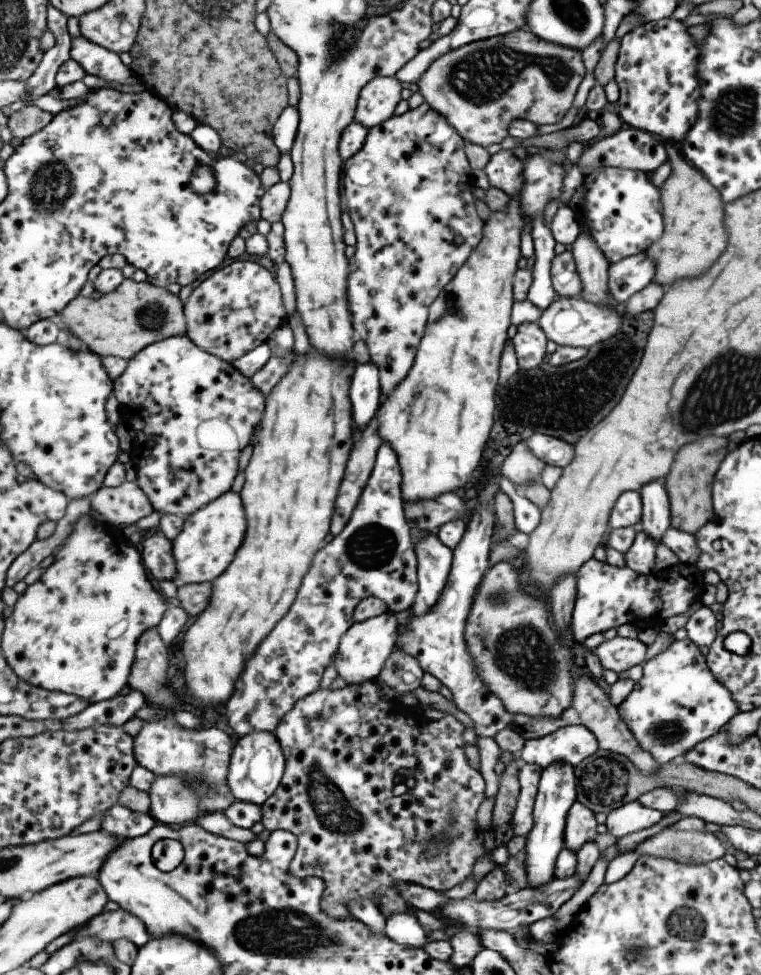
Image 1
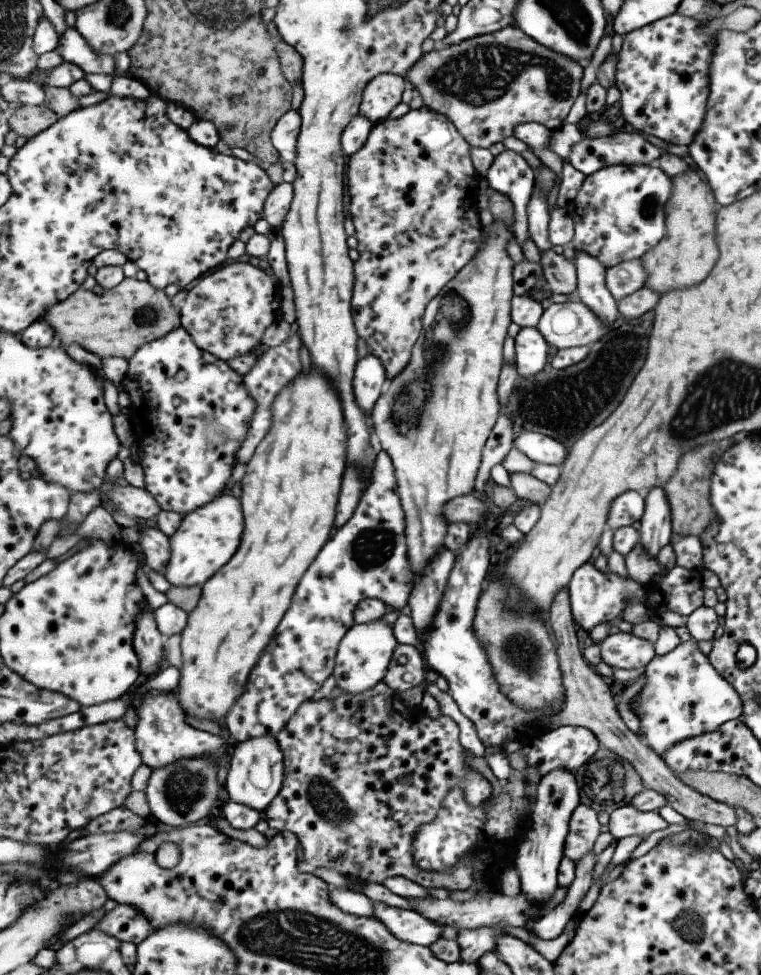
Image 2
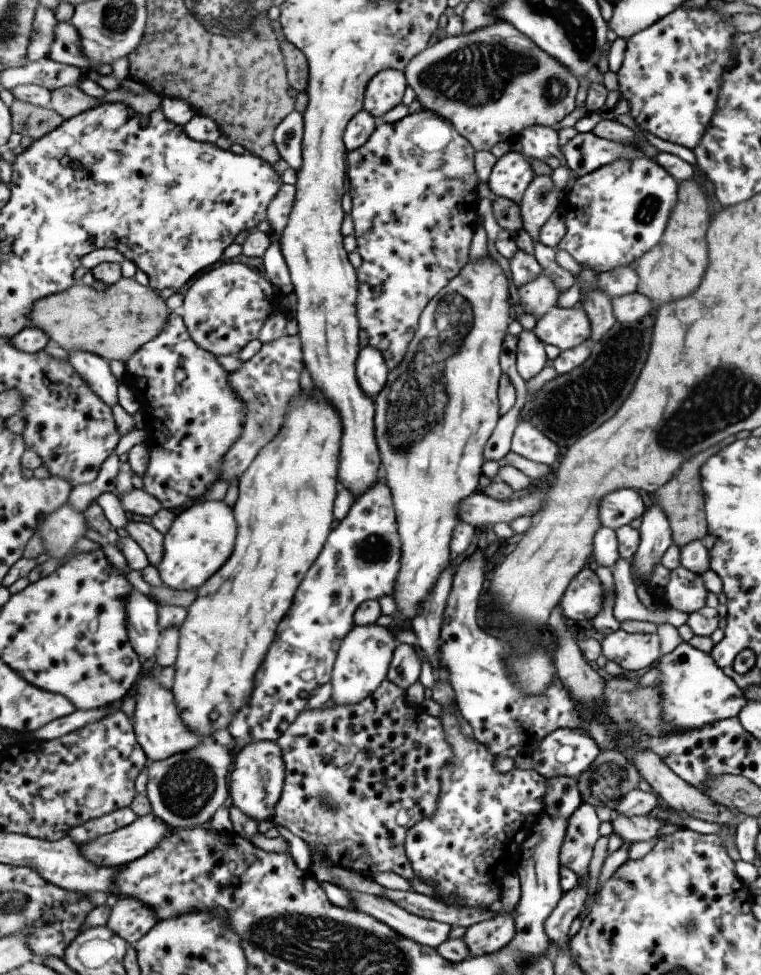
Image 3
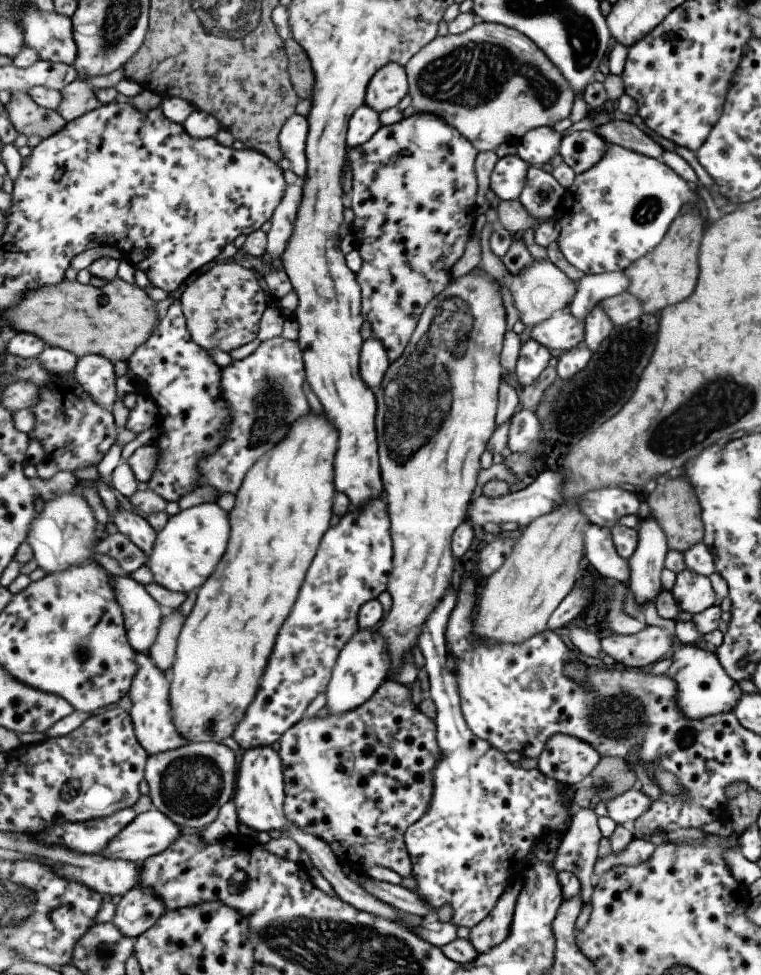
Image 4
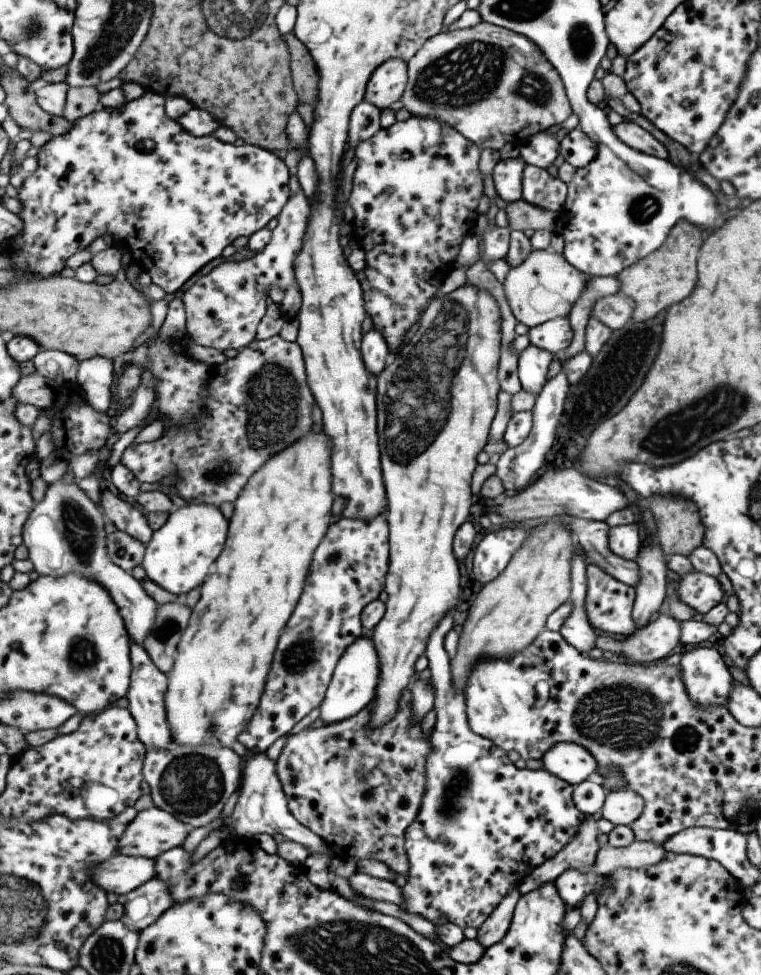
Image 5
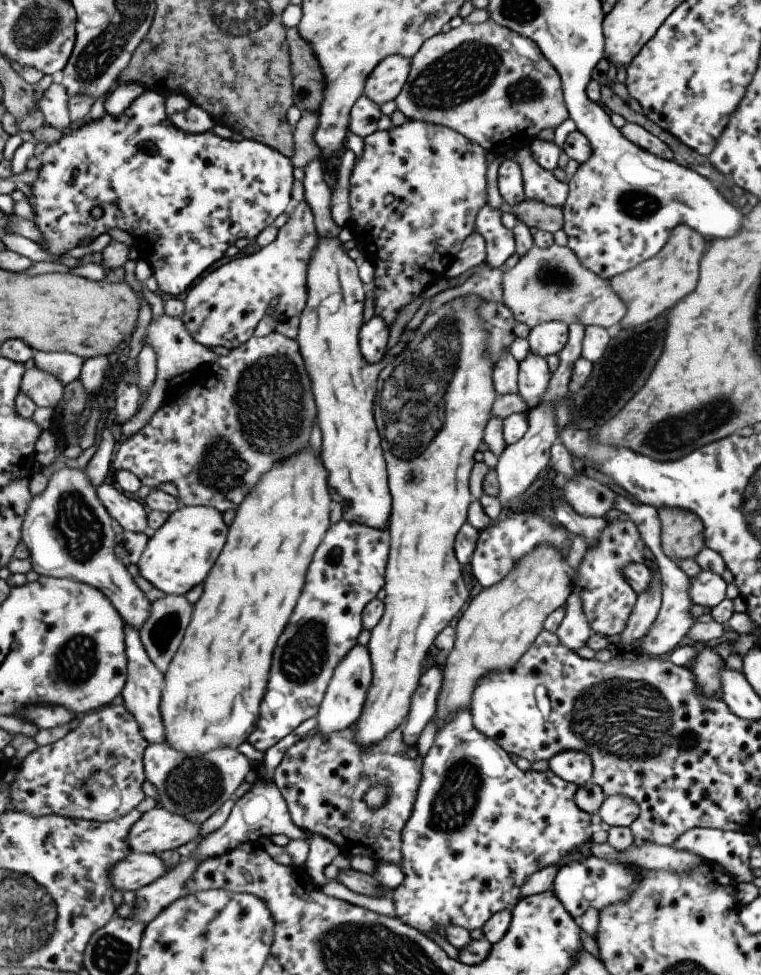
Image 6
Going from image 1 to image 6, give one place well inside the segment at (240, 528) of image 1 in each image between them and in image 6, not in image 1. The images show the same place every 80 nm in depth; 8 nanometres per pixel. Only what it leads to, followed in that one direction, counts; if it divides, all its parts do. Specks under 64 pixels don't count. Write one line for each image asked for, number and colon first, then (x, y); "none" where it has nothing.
2: (208, 538)
3: (202, 538)
4: (188, 550)
5: (179, 557)
6: (179, 556)

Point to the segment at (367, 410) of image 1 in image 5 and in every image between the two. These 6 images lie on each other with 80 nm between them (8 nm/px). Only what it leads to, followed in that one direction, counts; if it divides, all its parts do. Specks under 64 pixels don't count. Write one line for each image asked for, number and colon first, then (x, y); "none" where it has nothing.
2: (371, 374)
3: (372, 369)
4: (375, 362)
5: (376, 352)

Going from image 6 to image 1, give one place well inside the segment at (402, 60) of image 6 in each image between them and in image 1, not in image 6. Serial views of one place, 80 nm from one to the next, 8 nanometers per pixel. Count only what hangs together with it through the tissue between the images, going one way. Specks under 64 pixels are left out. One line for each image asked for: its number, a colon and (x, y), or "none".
1: (377, 105)
2: (384, 94)
3: (385, 92)
4: (390, 85)
5: (388, 85)

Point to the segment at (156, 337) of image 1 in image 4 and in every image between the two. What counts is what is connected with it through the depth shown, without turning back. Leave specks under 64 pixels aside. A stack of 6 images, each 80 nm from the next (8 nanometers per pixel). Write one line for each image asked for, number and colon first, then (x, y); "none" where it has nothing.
2: (119, 323)
3: (115, 323)
4: (115, 320)

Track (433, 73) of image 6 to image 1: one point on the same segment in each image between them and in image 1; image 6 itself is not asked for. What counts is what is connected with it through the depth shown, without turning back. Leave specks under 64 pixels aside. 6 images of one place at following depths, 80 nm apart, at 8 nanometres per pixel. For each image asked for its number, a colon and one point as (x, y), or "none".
1: (482, 87)
2: (486, 86)
3: (491, 84)
4: (494, 84)
5: (495, 86)

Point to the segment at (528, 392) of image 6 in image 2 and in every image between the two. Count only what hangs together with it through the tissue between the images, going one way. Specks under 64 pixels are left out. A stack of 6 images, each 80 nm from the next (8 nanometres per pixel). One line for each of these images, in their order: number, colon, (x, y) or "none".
2: (532, 350)
3: (531, 357)
4: (533, 358)
5: (533, 363)

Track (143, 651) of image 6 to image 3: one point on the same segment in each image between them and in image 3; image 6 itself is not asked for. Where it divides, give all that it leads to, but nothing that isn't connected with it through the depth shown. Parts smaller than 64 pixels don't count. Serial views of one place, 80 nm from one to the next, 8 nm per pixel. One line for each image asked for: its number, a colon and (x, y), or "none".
3: (162, 732)
4: (154, 723)
5: (146, 697)

